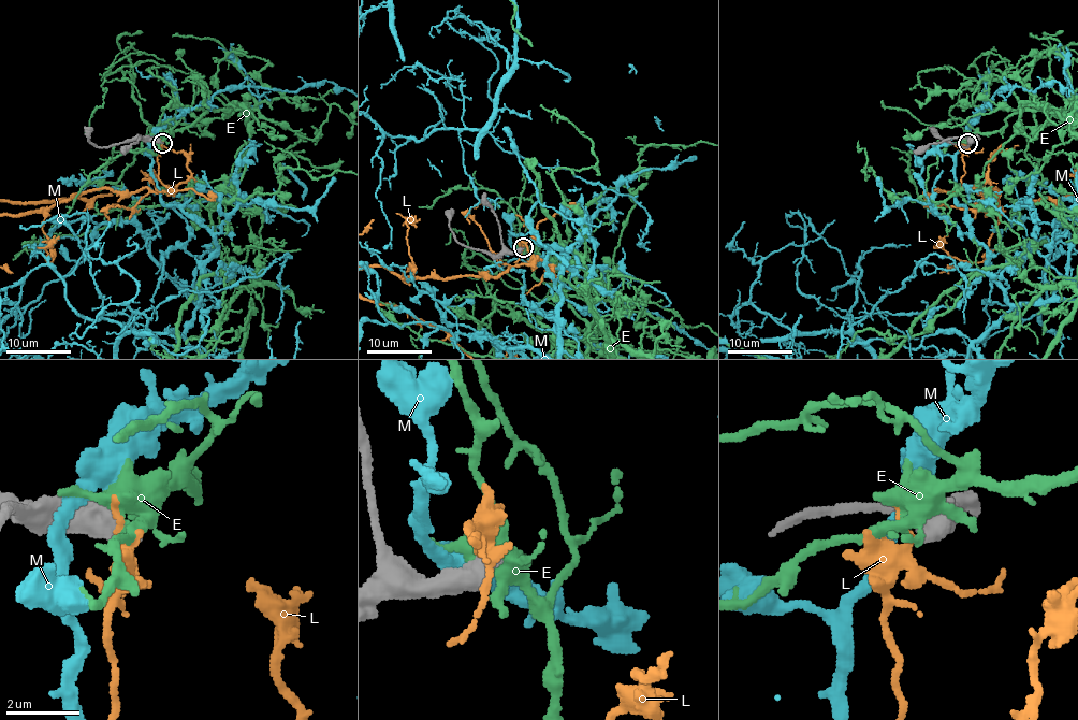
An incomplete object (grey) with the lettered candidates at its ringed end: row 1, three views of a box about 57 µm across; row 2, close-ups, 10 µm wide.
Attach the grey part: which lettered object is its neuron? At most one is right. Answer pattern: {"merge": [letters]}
{"merge": []}

